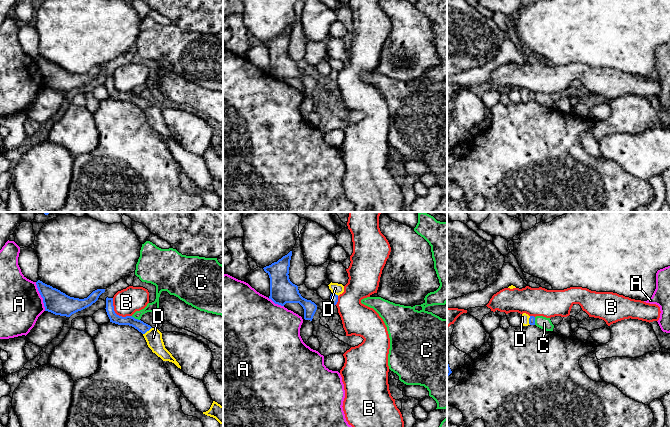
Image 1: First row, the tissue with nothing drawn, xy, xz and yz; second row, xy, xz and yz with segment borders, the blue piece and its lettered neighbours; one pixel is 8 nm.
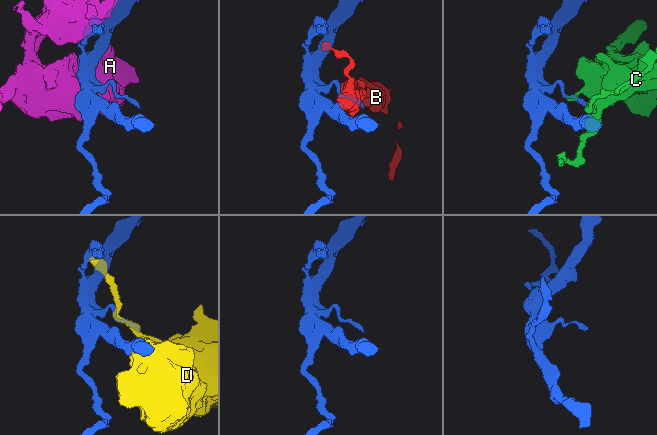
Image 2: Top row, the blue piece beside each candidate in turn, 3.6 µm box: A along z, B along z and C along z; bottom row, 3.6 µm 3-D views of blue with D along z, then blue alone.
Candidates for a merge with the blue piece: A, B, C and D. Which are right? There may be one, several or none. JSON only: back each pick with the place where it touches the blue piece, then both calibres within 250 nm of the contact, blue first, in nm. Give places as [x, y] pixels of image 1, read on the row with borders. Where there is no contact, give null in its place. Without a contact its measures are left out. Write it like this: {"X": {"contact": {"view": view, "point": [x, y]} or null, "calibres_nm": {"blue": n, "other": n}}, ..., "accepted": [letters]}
{"accepted": []}

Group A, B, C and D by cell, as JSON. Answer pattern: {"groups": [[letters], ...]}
{"groups": [["A"], ["B"], ["C"], ["D"]]}

